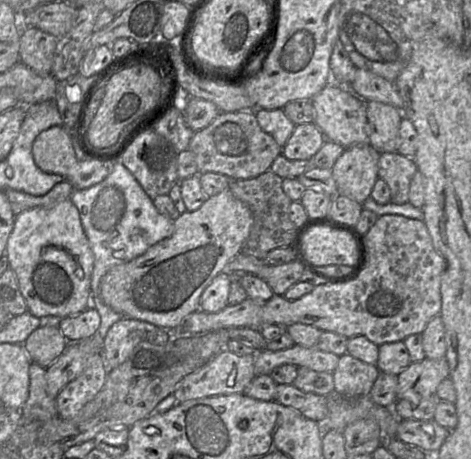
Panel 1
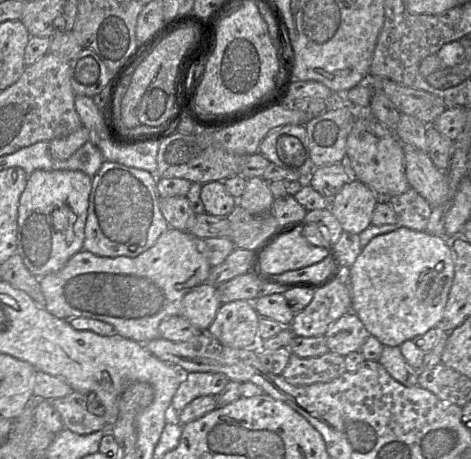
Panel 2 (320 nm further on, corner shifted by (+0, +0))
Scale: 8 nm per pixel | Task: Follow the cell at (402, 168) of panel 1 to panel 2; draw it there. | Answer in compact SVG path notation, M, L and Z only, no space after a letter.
M409 188L405 193L386 199L397 216L397 224L414 231L425 231L432 207L414 189Z

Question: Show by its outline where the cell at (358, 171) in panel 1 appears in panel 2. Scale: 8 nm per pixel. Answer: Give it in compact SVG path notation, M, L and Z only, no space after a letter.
M354 178L342 186L328 207L345 232L360 234L372 224L378 198L372 189Z

